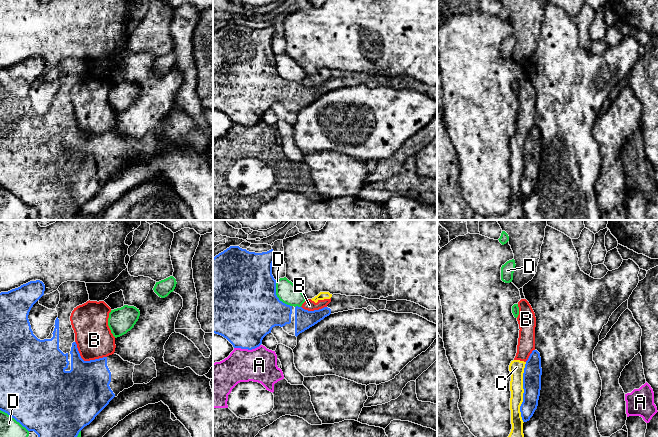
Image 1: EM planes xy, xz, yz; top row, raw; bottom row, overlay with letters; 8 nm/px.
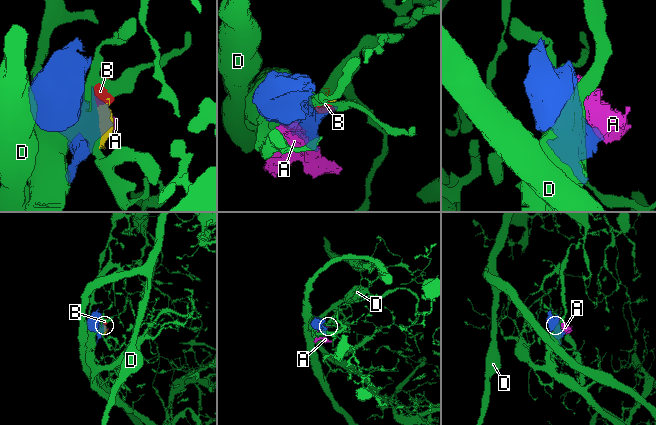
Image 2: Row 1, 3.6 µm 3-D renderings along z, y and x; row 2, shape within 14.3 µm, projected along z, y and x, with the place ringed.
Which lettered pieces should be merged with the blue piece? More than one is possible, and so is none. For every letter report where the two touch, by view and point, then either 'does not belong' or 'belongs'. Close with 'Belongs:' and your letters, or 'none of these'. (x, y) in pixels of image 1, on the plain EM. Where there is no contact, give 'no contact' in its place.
A: xz (247, 124) | does not belong
B: xy (86, 137) | does not belong
C: yz (524, 168) | does not belong
D: xz (276, 72) | does not belong
Belongs: none of these

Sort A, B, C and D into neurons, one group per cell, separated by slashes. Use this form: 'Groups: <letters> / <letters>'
Groups: A / B C / D

